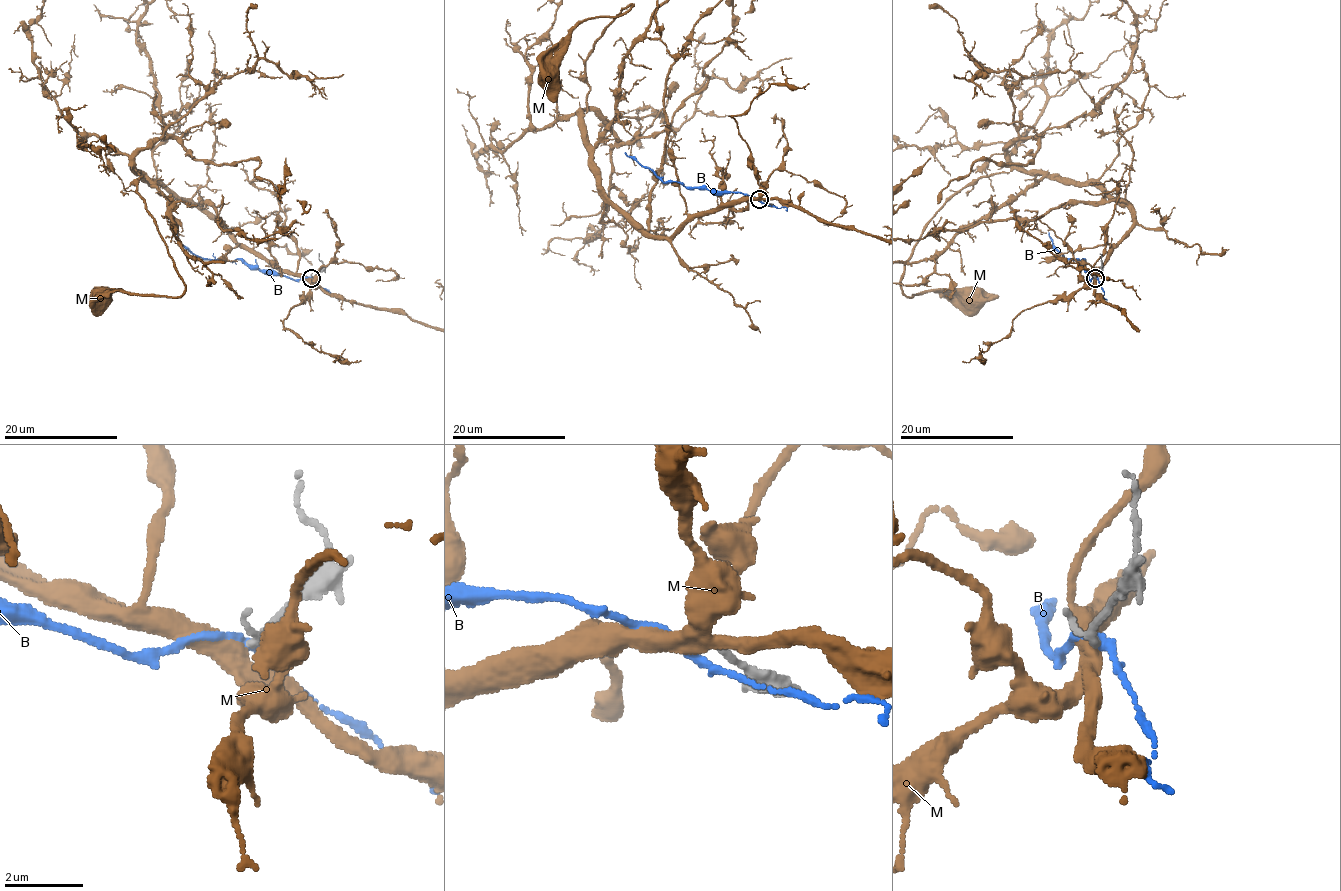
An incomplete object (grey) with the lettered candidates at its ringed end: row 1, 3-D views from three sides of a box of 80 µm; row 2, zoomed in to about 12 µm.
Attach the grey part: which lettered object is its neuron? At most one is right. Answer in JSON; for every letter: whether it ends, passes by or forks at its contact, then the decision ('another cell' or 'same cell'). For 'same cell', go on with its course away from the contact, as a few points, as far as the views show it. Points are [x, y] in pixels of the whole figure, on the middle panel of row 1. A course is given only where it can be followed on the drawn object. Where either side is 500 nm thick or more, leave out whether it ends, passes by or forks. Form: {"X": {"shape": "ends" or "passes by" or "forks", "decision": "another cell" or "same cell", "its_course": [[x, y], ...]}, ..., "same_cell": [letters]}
{"B": {"shape": "passes by", "decision": "another cell"}, "M": {"shape": "passes by", "decision": "same cell", "its_course": [[760, 199], [651, 236], [606, 193], [583, 121], [586, 58], [633, 5], [583, 19], [549, 75]]}, "same_cell": ["M"]}

